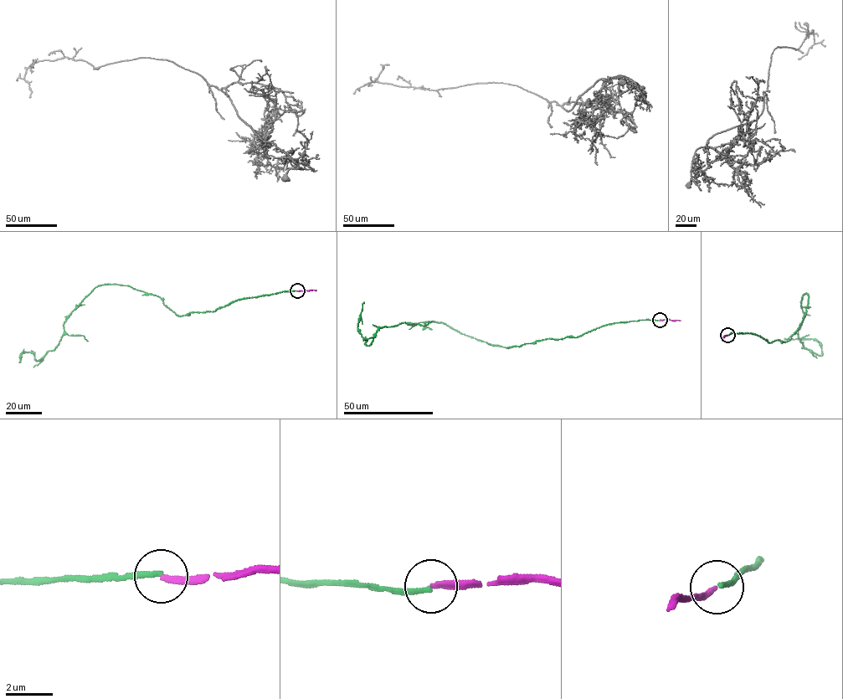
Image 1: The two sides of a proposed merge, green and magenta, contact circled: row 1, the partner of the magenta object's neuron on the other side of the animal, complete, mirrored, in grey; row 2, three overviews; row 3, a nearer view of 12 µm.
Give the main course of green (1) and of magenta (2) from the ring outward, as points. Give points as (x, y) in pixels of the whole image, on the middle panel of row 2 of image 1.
1: (660, 320), (508, 347), (443, 323), (404, 322), (380, 328), (366, 345), (357, 328), (364, 302)
2: (660, 320), (681, 321)

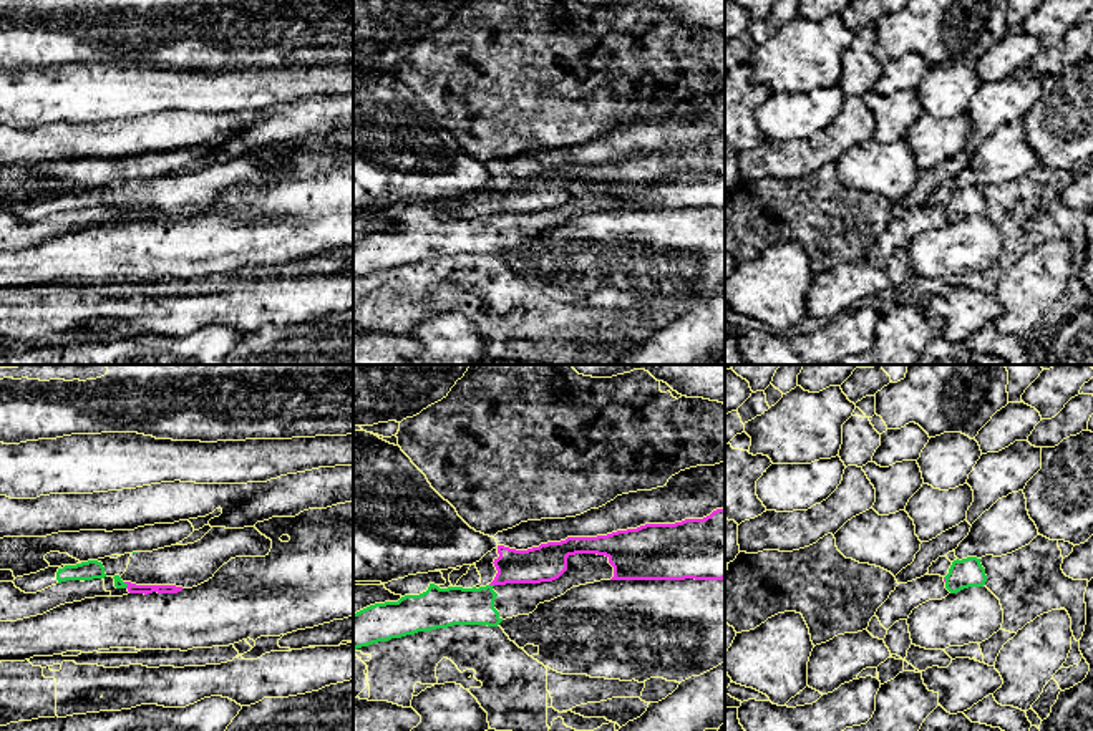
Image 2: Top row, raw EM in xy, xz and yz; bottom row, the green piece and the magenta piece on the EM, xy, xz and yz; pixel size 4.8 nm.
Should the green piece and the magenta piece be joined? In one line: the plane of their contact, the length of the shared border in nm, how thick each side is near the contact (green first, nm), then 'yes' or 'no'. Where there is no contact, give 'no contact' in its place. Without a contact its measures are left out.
contact in xz; length 30 nm; calibres 190 and 170 nm; no

